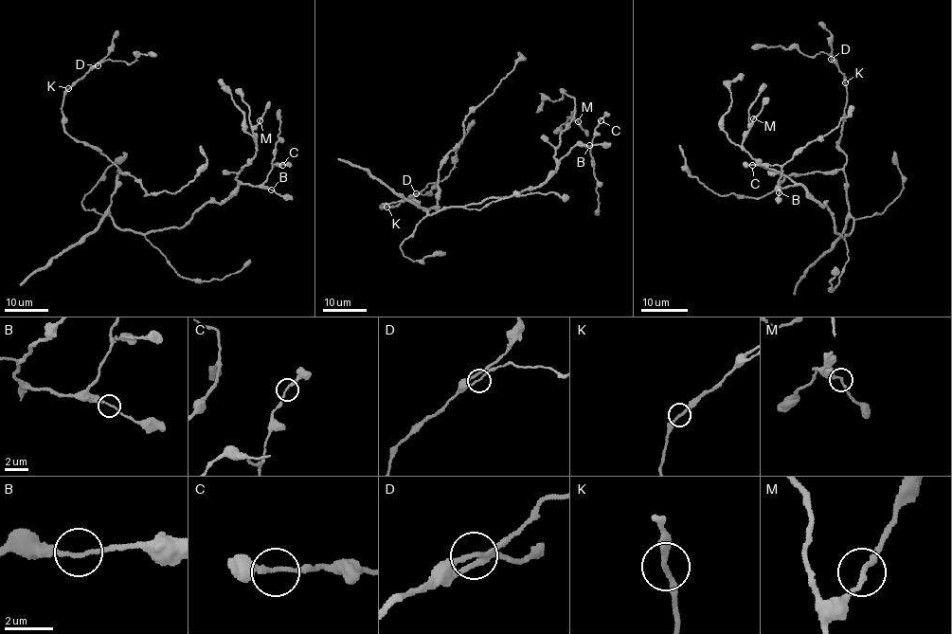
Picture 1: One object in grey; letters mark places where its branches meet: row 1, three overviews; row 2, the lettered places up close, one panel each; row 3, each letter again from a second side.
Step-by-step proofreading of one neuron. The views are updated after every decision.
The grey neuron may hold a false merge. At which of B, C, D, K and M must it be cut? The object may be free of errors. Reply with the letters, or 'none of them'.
none of them

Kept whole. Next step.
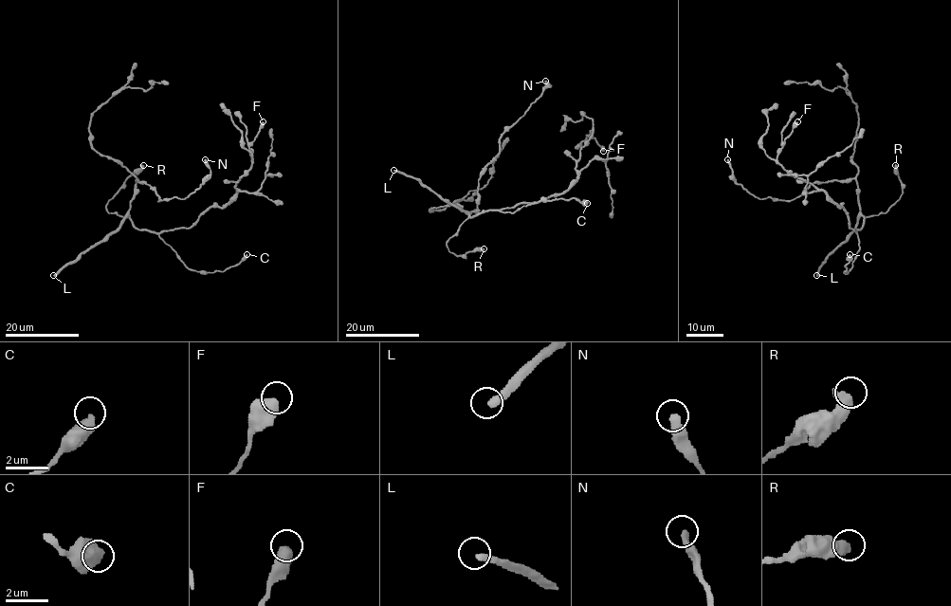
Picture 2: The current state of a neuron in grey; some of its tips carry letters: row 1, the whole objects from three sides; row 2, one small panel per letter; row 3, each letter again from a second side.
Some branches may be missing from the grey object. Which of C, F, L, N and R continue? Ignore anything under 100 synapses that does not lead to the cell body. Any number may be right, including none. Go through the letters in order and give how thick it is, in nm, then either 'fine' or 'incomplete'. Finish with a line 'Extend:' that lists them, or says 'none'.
C: calibre 550 nm; fine
F: calibre 600 nm; fine
L: calibre 320 nm; incomplete
N: calibre 380 nm; fine
R: calibre 550 nm; fine
Extend: L

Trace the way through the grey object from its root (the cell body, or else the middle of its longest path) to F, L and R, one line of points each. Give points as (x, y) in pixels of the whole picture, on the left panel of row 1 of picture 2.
F: (135, 227), (157, 233), (190, 228), (210, 207), (223, 207), (250, 167), (248, 146), (263, 121)
L: (135, 227), (129, 215), (114, 231), (53, 275)
R: (135, 227), (128, 217), (109, 212), (105, 206), (123, 182), (143, 165)

